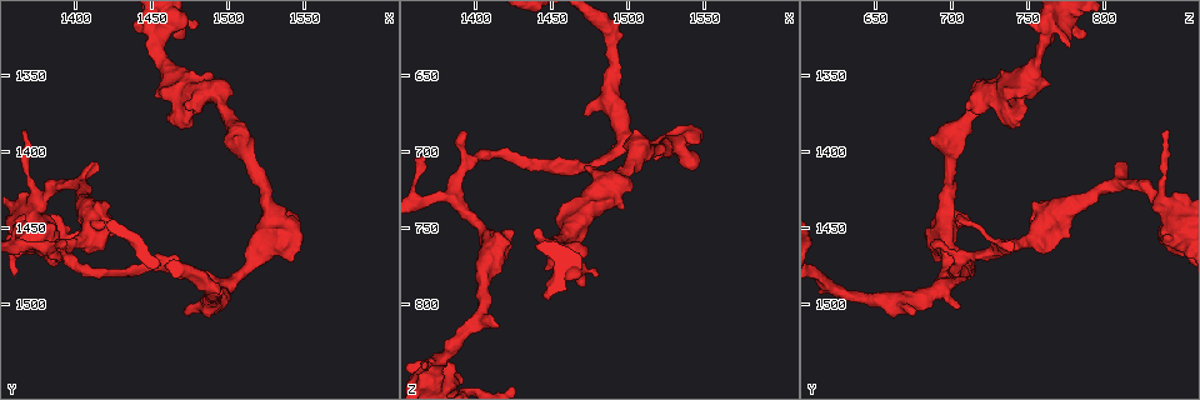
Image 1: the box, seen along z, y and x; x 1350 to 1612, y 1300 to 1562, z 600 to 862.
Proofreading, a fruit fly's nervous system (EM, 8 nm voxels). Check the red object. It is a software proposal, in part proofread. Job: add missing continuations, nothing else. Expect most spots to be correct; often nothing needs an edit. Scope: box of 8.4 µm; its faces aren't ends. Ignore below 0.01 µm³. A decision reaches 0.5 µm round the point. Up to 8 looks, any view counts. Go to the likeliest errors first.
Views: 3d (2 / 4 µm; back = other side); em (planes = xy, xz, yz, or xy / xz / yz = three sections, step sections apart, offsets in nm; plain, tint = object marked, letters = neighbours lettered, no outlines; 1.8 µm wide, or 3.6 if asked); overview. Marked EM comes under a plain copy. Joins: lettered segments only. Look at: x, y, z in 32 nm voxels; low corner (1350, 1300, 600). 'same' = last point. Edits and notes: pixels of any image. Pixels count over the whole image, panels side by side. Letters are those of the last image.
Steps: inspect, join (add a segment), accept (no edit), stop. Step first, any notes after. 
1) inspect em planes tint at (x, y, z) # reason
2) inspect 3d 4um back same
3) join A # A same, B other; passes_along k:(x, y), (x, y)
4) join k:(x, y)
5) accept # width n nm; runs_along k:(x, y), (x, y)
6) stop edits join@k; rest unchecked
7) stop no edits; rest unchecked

inspect 3d 4um at (1392, 1462, 848) # thick end

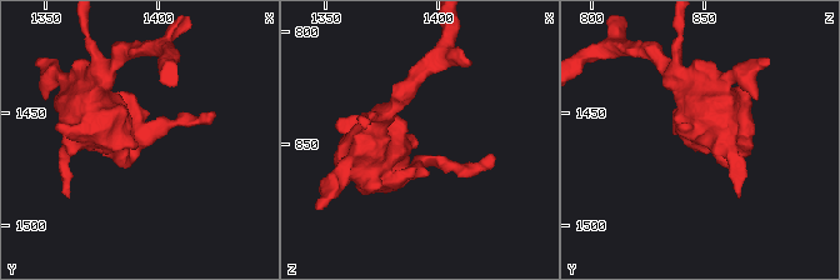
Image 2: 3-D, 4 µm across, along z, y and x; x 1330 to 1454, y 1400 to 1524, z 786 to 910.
inspect em 3.6um xz step 8 tint at (1391, 1464, 847)

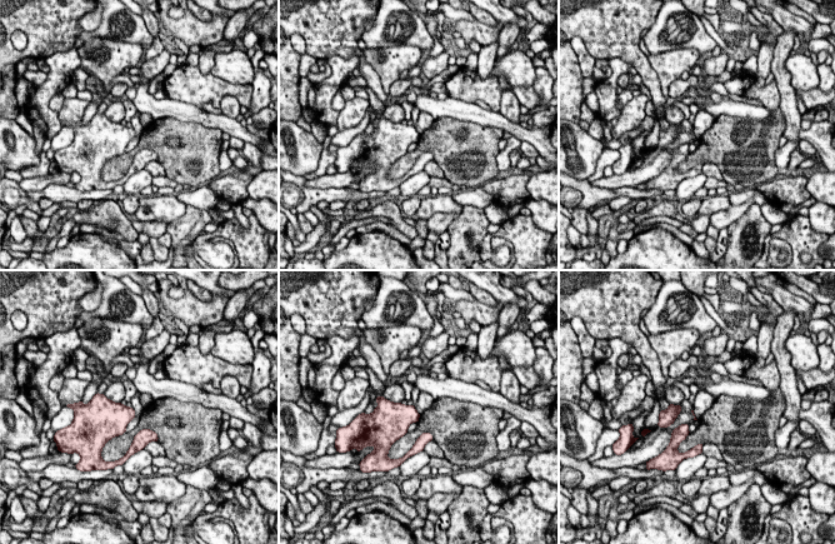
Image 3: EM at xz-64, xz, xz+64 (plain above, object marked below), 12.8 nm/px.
inspect em 3.6um planes letters same

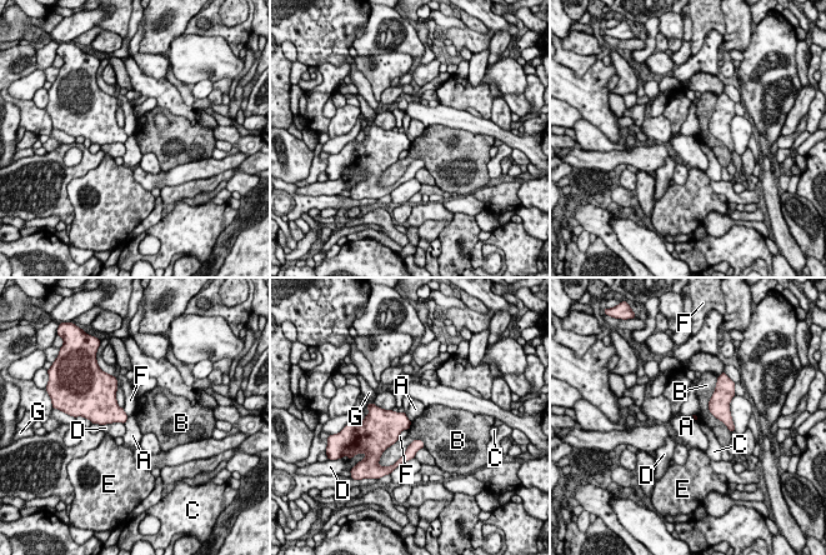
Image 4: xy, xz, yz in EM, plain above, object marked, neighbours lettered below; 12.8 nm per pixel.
accept # A other, B other, C other, D other, E other, F other, G other; border 4:(404, 413), (410, 421); none of them fits

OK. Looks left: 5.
inspect 3d 4um at (1466, 1316, 778) # abrupt turn

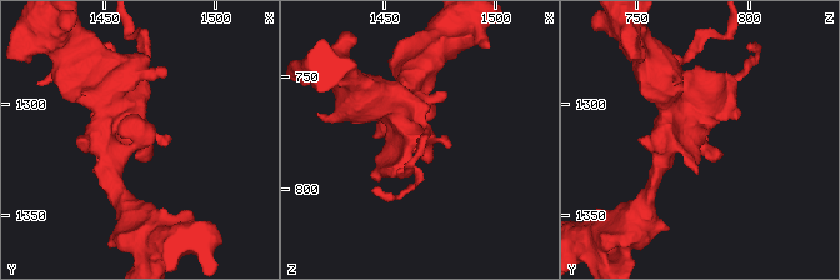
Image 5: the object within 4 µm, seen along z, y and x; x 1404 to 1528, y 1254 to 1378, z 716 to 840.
inspect em planes tint at (1466, 1318, 778) # arm_widths 260, 340 nm; need the tissue

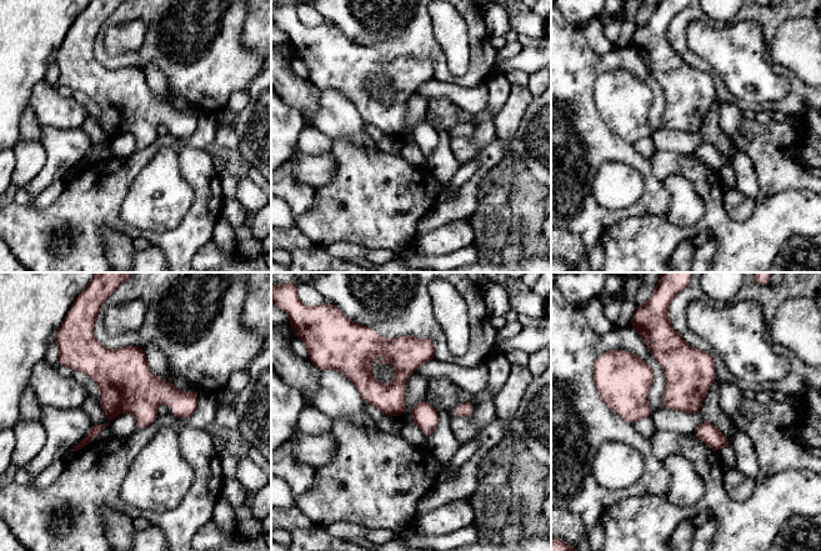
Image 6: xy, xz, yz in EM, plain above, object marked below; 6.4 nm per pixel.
inspect em planes letters same # what lies round it

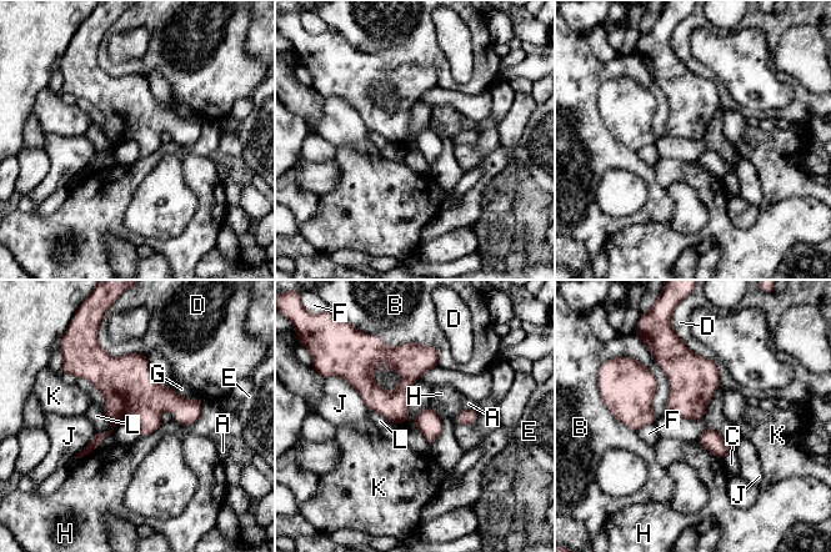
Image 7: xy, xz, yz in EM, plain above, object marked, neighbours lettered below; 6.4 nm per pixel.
accept # width 180 nm; longest_contact D 440 nm; A other, B other, C other, D other, E other, F other, G other, H other, J other, K other, L other; no lettered segment goes on from it

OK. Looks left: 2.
inspect 3d 2um at (1416, 1410, 816) # branch stops here

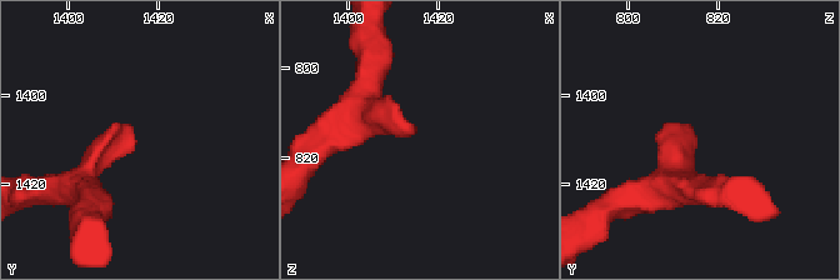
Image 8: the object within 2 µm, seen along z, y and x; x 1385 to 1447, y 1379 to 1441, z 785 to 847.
inspect em yz step 16 letters at (1415, 1410, 814)

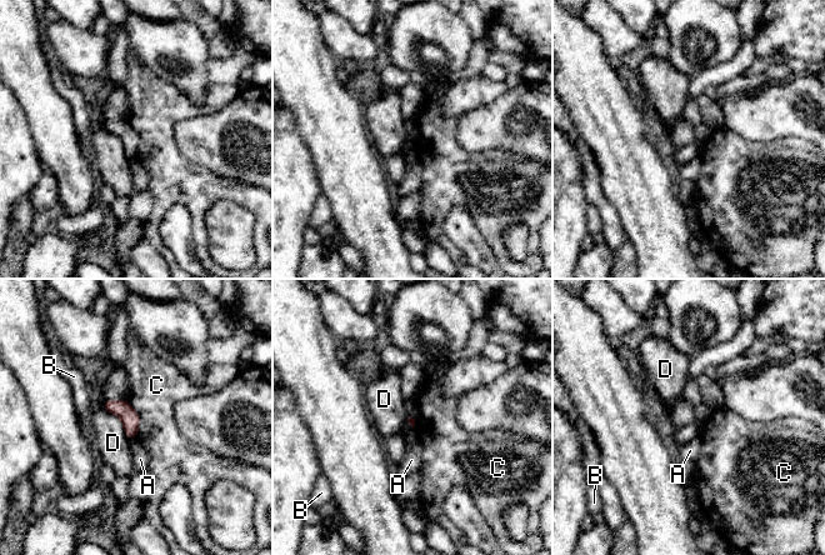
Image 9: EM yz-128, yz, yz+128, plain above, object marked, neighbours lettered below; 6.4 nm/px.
accept # longest_contact D 300 nm; A other, B other, C other, D other; no lettered segment goes on from it

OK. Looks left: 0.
stop no edits; rest unchecked

